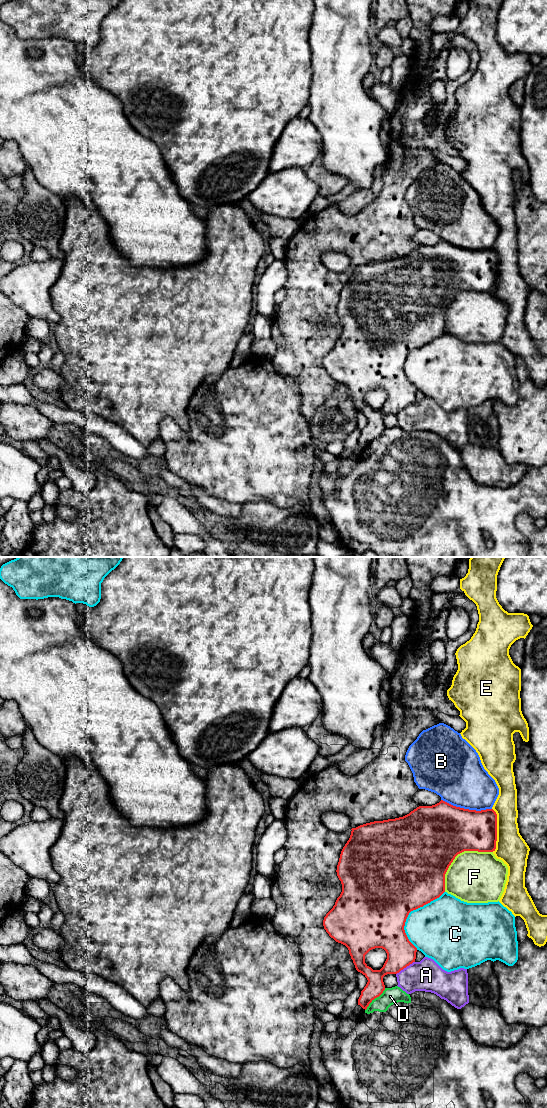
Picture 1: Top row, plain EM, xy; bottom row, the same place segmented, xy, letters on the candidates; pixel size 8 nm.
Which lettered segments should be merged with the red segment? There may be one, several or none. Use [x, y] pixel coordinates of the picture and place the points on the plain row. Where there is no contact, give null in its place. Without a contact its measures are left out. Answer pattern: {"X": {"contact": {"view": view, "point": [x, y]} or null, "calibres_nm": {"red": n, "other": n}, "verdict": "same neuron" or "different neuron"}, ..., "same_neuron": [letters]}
{"A": {"contact": {"view": "xy", "point": [405, 407]}, "calibres_nm": {"red": 220, "other": 260}, "verdict": "different neuron"}, "B": {"contact": {"view": "xy", "point": [466, 249]}, "calibres_nm": {"red": 440, "other": 420}, "verdict": "different neuron"}, "C": {"contact": {"view": "xy", "point": [408, 354]}, "calibres_nm": {"red": 500, "other": 420}, "verdict": "different neuron"}, "D": {"contact": {"view": "xy", "point": [374, 438]}, "calibres_nm": {"red": 150, "other": 140}, "verdict": "different neuron"}, "E": {"contact": {"view": "xy", "point": [496, 270]}, "calibres_nm": {"red": 340, "other": 240}, "verdict": "different neuron"}, "F": {"contact": {"view": "xy", "point": [456, 295]}, "calibres_nm": {"red": 500, "other": 420}, "verdict": "different neuron"}, "same_neuron": []}

